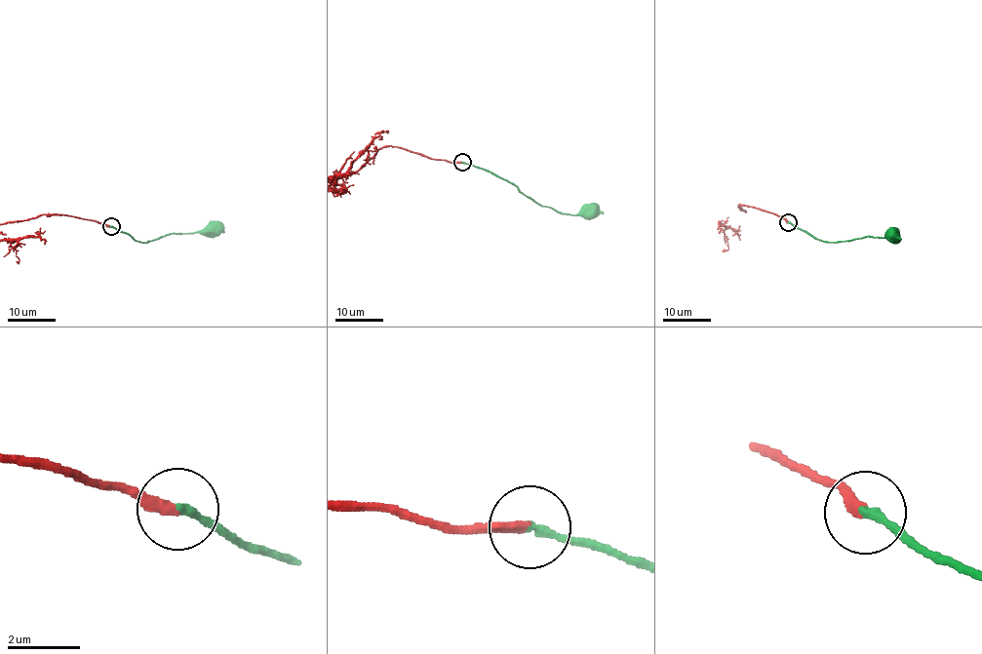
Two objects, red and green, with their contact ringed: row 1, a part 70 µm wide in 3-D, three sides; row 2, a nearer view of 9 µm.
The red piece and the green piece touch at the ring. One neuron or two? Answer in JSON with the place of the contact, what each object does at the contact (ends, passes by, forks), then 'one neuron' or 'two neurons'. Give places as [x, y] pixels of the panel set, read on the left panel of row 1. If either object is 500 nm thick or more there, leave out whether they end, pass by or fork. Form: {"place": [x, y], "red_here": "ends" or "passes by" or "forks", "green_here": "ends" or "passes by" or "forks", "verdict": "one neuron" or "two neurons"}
{"place": [111, 226], "red_here": "ends", "green_here": "ends", "verdict": "one neuron"}

